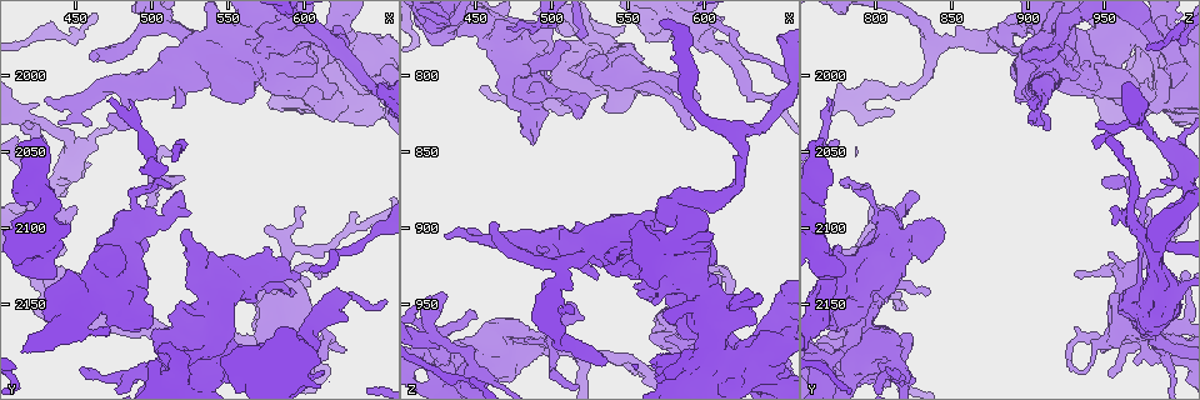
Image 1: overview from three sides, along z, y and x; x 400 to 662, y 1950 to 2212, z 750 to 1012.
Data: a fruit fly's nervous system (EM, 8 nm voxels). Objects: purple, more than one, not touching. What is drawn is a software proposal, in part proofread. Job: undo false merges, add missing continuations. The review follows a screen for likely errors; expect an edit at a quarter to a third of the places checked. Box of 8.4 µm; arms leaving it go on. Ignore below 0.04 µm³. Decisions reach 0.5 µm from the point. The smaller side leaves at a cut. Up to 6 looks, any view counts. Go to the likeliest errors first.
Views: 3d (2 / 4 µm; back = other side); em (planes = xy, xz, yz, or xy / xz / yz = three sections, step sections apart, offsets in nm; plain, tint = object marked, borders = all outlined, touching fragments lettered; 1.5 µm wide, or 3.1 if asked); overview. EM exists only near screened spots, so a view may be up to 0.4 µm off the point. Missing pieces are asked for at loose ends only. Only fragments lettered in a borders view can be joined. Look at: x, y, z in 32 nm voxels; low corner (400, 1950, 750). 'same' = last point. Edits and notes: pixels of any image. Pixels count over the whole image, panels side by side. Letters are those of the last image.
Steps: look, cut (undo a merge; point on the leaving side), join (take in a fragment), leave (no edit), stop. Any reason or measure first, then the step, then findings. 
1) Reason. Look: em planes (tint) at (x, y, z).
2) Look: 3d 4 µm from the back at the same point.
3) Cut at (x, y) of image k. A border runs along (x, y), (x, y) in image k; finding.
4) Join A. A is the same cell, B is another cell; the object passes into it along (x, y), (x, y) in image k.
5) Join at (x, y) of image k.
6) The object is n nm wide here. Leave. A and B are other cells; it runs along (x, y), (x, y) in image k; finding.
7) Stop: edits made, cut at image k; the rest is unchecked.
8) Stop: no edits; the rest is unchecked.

Closes a loop. Look: 3d 4 µm at (570, 1984, 898).

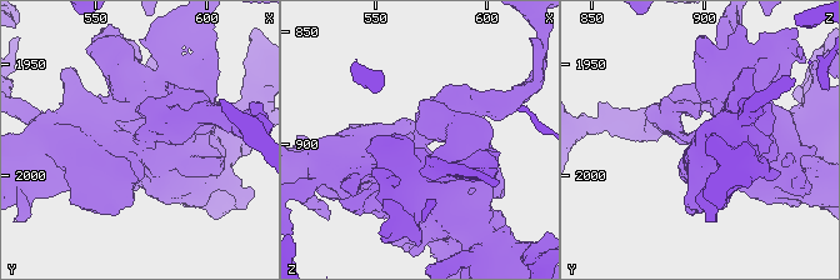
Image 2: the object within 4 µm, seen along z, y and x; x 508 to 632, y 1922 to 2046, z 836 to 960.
Look: em planes (borders) at (571, 1986, 900).

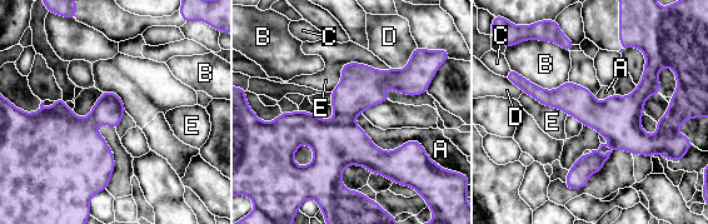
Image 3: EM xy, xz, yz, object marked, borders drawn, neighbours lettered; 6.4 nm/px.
The object is 190 nm wide here. Leave. A, B, C, D and E are other cells; a border runs along (353, 122), (428, 154) in image 3; continuous, no second neuron.

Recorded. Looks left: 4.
Free end. Look: em yz step 8 (tint) at (598, 2132, 812).

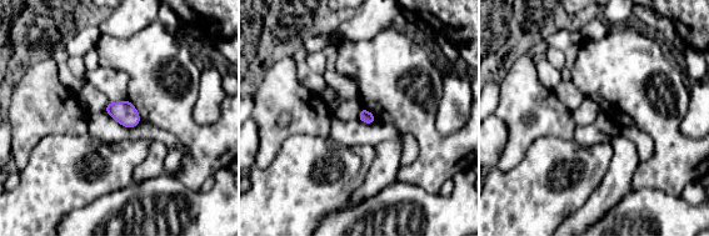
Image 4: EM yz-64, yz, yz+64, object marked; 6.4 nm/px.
Another direction. Look: em planes (borders) at the same point.

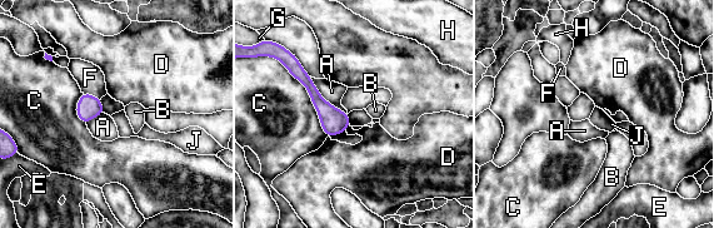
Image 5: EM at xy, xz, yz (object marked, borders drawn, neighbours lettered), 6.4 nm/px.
Leave. A, B, C, D, E, F, G, H and J are other cells; a border runs along (100, 99), (105, 113) in image 5; no lettered fragment goes on from it.

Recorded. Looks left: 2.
Thick end. Look: em planes (borders) at (586, 2004, 972).

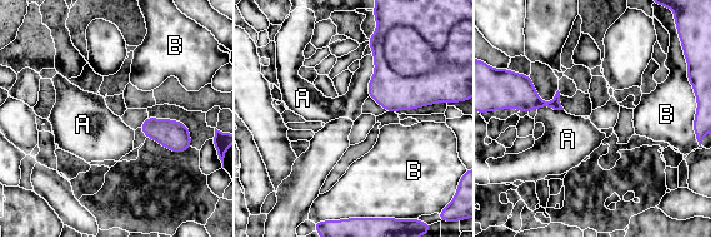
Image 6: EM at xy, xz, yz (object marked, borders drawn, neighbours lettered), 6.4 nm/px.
The longest contact is with A, 280 nm. Leave. A and B are other cells; a border runs along (372, 54), (374, 73), (367, 95) in image 6; no lettered fragment goes on from it.

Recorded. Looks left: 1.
Stop: no edits; the rest is unchecked.

